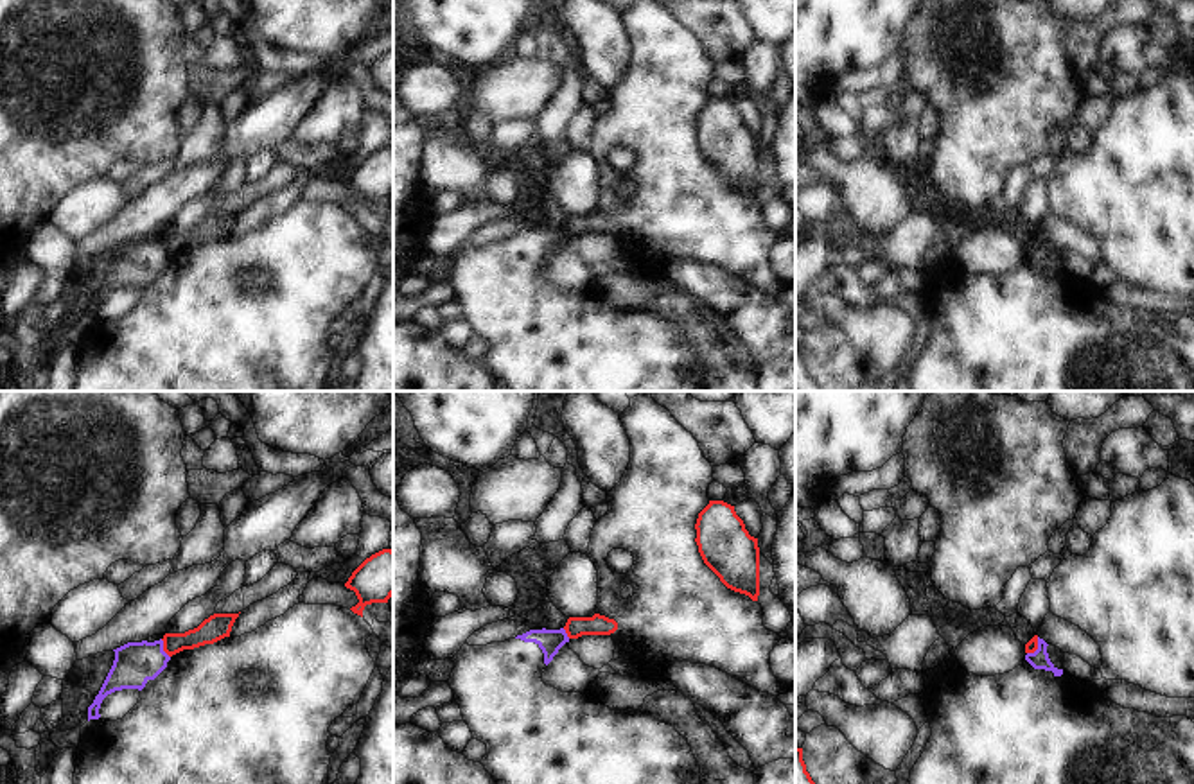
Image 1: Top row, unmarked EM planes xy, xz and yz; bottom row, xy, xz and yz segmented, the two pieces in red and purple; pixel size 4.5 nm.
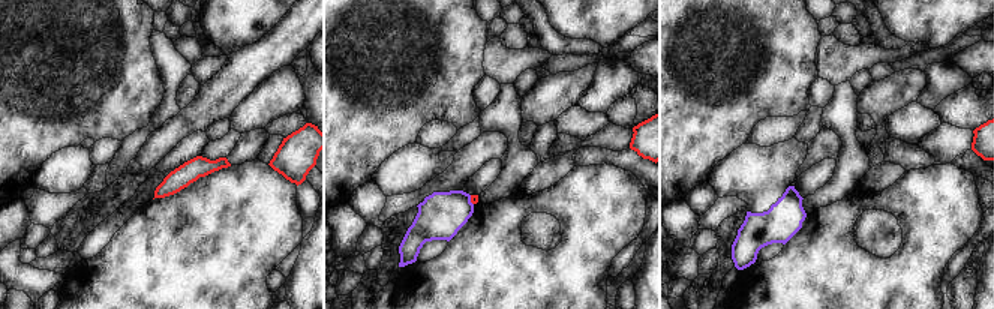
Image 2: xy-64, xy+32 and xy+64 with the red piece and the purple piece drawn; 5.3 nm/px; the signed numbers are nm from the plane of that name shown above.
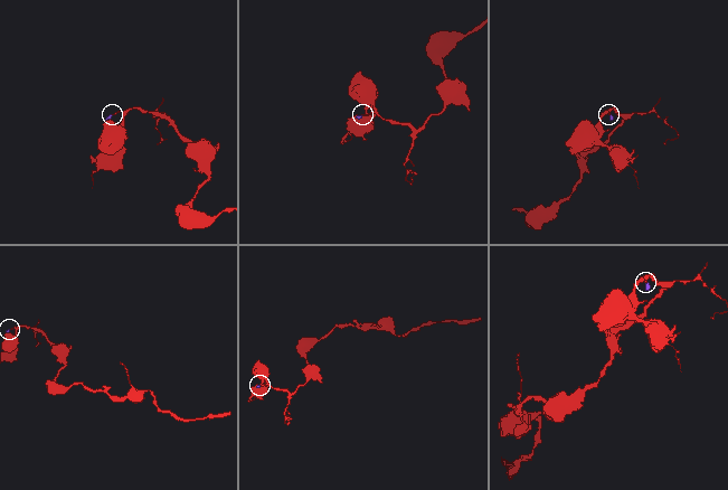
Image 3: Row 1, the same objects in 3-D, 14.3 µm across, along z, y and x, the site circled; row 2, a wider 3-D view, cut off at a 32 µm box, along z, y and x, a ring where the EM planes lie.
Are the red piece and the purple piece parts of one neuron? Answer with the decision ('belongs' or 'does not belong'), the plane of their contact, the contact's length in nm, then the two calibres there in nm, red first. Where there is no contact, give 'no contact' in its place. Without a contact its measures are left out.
does not belong; meets red in xy; contact 100 nm long; 120 nm thick on the red side, 190 nm on the other

